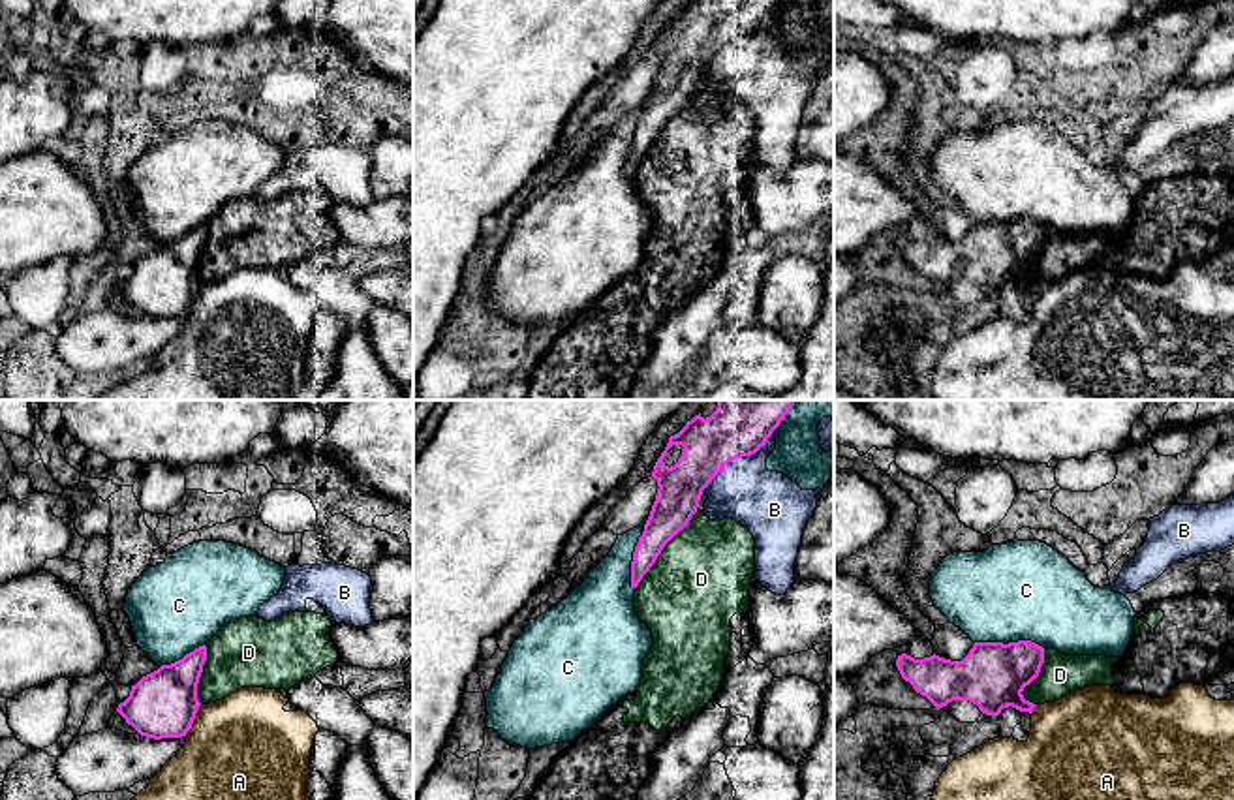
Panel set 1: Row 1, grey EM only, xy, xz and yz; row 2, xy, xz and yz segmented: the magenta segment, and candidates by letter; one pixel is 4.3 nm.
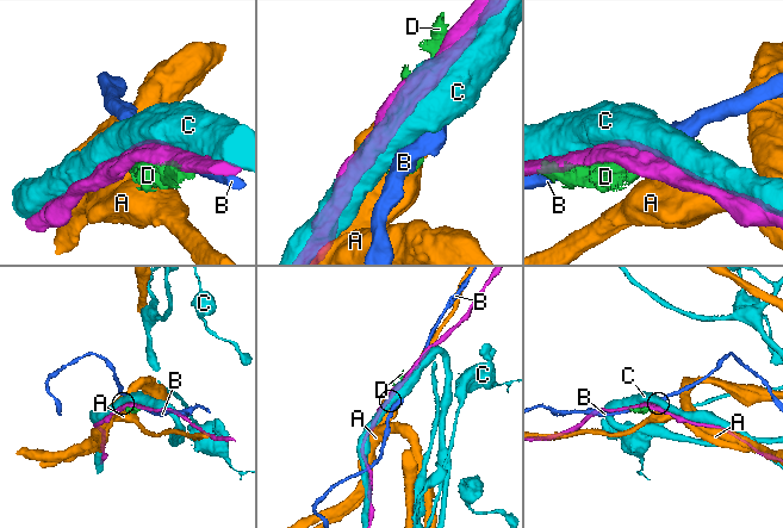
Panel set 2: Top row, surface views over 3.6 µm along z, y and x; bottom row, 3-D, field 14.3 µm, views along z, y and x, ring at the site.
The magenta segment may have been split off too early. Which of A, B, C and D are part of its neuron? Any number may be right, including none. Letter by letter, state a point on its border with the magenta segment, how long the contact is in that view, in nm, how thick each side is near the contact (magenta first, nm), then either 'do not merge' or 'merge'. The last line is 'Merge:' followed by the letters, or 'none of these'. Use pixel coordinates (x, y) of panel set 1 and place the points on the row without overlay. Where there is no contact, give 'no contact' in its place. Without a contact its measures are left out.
A: xy (192, 301) | 160 nm | 280/480 nm | do not merge
B: xz (742, 34) | 400 nm | 220/280 nm | do not merge
C: yz (1009, 222) | 300 nm | 280/420 nm | merge
D: xz (673, 115) | 550 nm | 190/420 nm | do not merge
Merge: C

